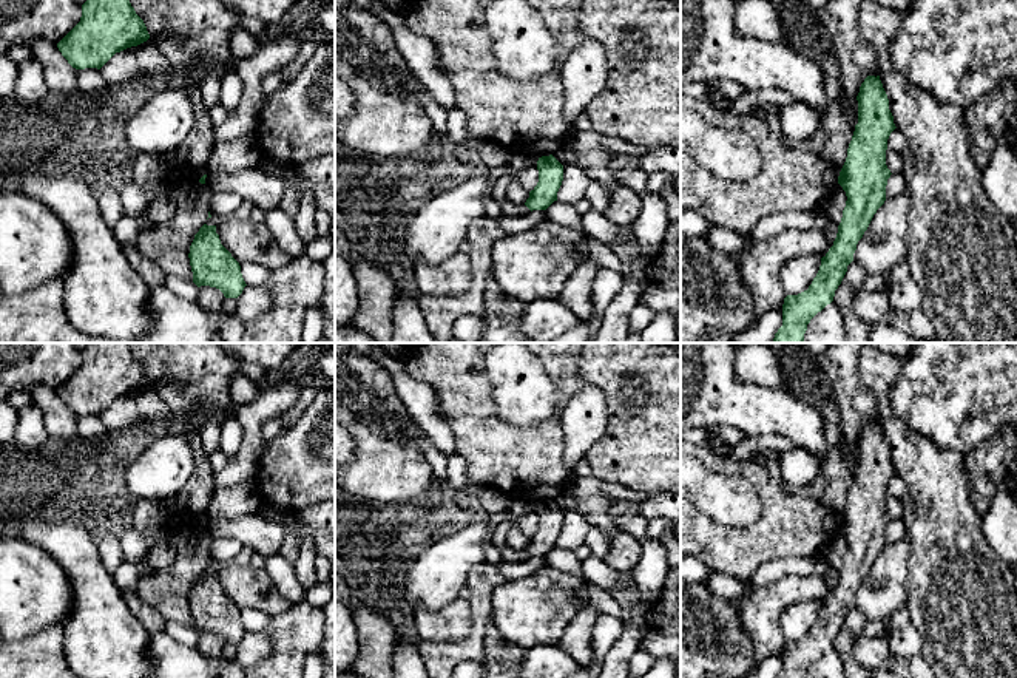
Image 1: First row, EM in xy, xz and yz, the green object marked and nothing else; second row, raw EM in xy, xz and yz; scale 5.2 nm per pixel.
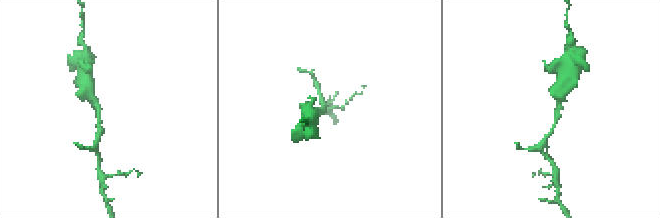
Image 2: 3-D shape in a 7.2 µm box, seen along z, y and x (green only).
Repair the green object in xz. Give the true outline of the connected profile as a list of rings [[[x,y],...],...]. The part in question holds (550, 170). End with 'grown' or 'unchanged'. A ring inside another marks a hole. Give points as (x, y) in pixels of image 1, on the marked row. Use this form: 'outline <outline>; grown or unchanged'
outline [[[542,156],[537,161],[539,182],[529,192],[525,205],[532,210],[546,210],[557,201],[557,192],[563,181],[563,165],[552,156]]]; unchanged

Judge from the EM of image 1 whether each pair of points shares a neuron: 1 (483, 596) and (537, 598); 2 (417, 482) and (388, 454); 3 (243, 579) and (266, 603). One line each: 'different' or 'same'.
1: different
2: same
3: same

